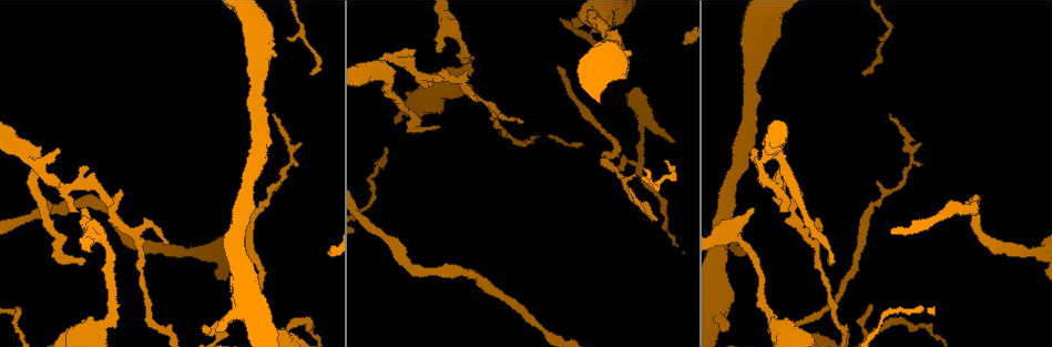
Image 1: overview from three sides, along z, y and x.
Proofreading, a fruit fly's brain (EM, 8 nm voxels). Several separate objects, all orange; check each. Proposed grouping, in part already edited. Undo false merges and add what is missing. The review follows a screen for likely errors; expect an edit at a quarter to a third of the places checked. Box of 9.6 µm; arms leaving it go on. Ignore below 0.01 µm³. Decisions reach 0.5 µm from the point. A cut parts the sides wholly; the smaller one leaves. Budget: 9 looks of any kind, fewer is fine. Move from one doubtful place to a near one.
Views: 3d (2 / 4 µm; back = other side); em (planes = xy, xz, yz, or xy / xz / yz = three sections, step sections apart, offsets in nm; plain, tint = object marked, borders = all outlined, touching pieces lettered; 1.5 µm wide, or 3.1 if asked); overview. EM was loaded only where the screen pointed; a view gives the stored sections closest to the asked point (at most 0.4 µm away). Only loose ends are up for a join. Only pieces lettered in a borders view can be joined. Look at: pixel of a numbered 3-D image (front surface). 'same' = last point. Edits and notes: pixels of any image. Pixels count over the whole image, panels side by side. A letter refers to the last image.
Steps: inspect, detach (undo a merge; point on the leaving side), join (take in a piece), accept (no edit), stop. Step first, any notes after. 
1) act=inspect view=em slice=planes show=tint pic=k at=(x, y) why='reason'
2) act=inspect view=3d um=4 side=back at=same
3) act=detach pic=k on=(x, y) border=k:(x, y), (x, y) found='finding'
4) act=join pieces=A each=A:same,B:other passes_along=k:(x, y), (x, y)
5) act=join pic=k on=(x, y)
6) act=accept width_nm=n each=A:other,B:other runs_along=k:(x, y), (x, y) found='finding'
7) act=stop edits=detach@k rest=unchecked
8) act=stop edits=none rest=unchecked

act=inspect view=3d um=4 pic=1 at=(447, 30) why='arms part here'

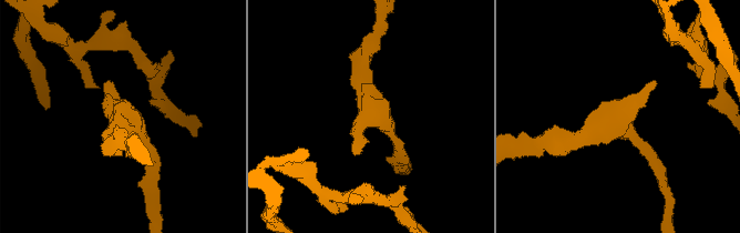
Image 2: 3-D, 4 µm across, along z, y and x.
act=inspect view=em slice=planes show=borders pic=2 at=(614, 126) arms=3 arm_widths_nm=190,220,280 why='now the EM'

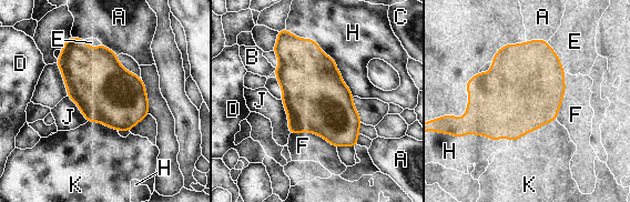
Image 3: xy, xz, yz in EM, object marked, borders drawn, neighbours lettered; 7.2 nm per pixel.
act=accept each=A:other,B:other,C:other,D:other,E:other,F:other,H:other,J:other,K:other border=3:(556, 119), (524, 133), (512, 141) found='continuous, no second neuron'

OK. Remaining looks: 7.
act=inspect view=3d um=4 pic=1 at=(778, 168) why='free end'

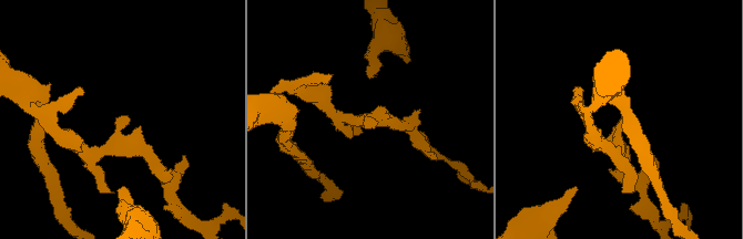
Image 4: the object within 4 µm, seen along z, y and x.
act=inspect view=em slice=planes show=borders pic=4 at=(375, 121) arm_widths_nm=200,220 why='shape alone is not enough'

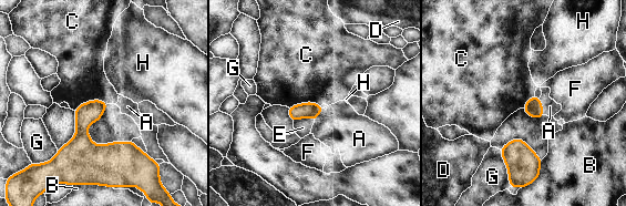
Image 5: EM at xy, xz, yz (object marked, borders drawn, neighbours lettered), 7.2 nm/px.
act=accept each=A:other,B:other,C:other,D:other,E:other,F:other,G:other,H:other border=5:(109, 103), (90, 100), (74, 111) found='none of them fits'

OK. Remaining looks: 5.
act=inspect view=3d um=4 pic=1 at=(204, 331) why='tapers out'

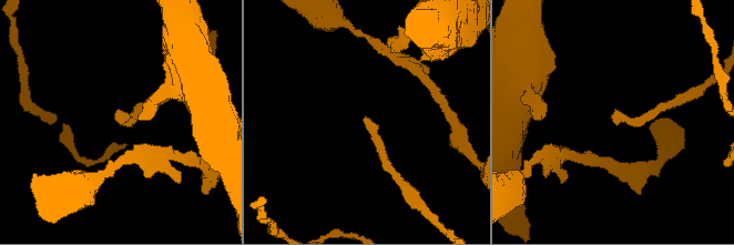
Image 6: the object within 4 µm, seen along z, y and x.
act=inspect view=em slice=xy step=4 show=borders pic=6 at=(612, 115) why='now the EM'

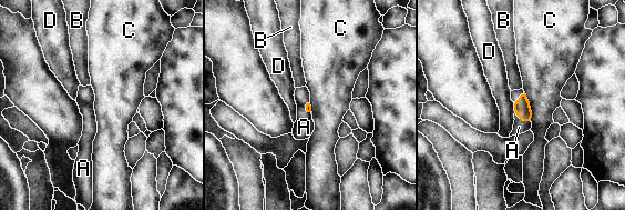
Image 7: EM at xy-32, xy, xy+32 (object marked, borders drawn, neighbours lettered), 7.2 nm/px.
act=inspect view=em slice=planes show=borders at=same

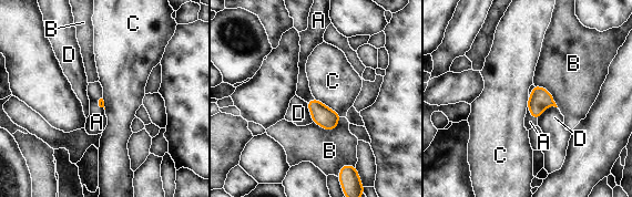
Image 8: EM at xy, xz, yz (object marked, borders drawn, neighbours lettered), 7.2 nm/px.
act=join pieces=A each=A:same,B:other,C:other,D:other passes_along=8:(540, 99), (530, 113), (530, 122) found='it goes on there'

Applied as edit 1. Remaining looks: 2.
act=stop edits=join@8 rest=unchecked

